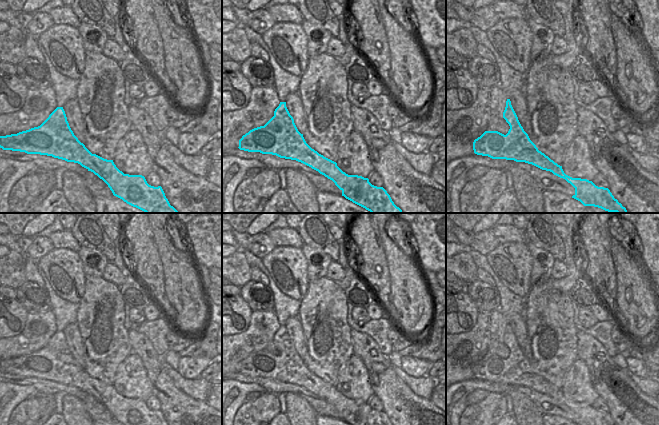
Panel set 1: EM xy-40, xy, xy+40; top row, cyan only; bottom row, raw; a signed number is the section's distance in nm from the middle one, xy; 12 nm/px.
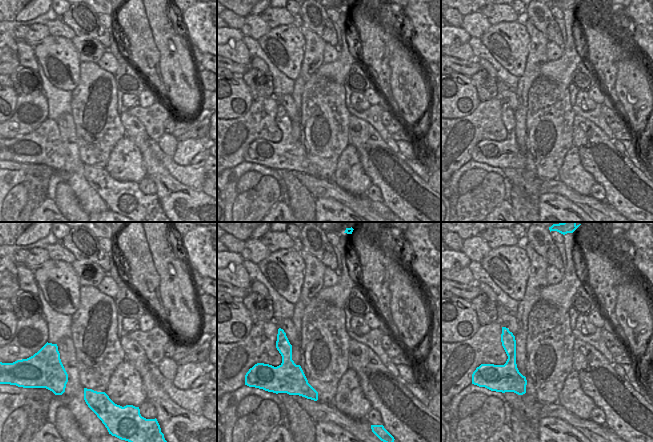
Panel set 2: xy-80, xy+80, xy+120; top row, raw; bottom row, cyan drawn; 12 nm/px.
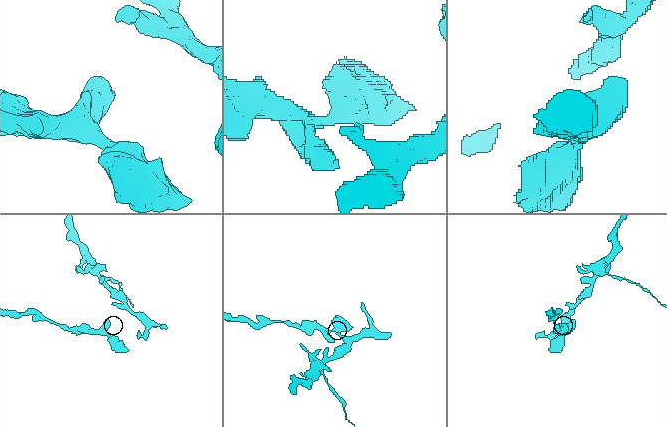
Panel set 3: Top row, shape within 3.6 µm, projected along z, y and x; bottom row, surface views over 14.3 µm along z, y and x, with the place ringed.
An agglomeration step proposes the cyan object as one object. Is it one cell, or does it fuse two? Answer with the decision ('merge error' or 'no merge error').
no merge error

